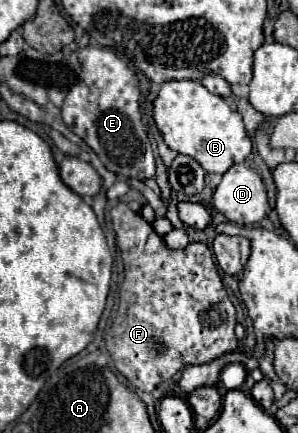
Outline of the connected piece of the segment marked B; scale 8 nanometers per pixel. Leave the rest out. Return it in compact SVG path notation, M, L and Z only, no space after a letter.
M166 81L154 101L154 121L166 145L196 159L206 173L224 175L234 163L244 163L252 151L242 115L226 99L204 89L200 81Z

